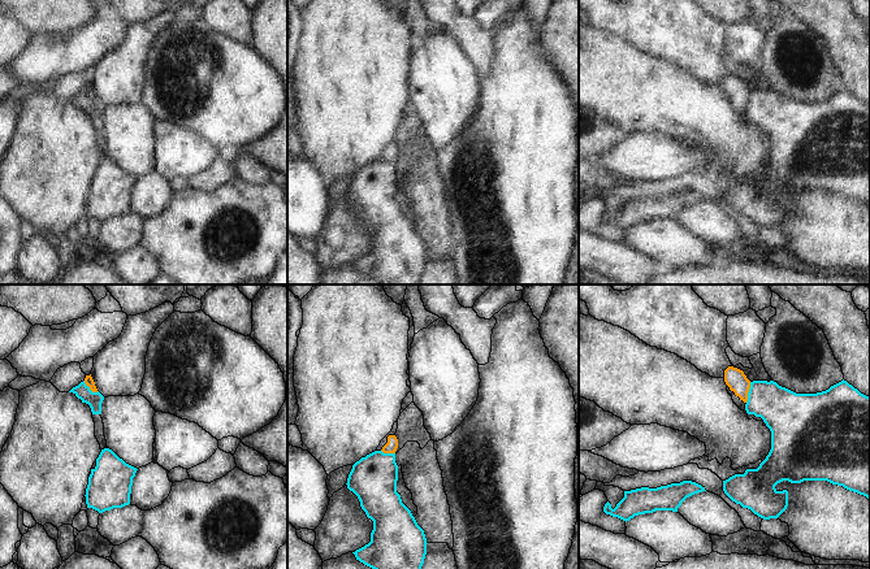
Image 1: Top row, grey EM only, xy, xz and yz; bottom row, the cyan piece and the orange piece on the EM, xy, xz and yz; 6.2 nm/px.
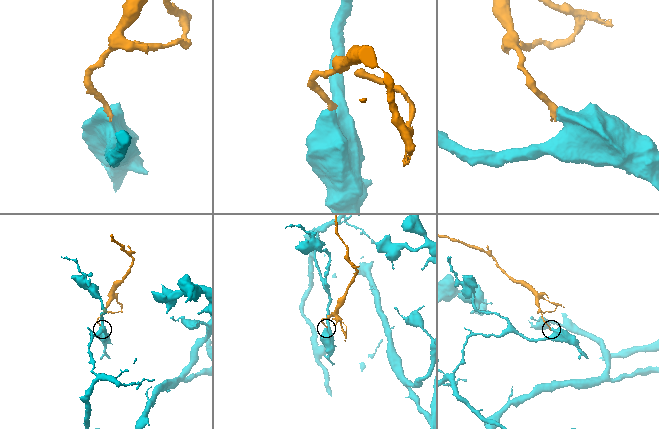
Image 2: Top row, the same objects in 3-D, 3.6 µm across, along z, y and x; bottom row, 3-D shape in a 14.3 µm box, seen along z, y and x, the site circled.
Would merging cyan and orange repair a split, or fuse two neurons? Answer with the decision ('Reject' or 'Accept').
Reject

